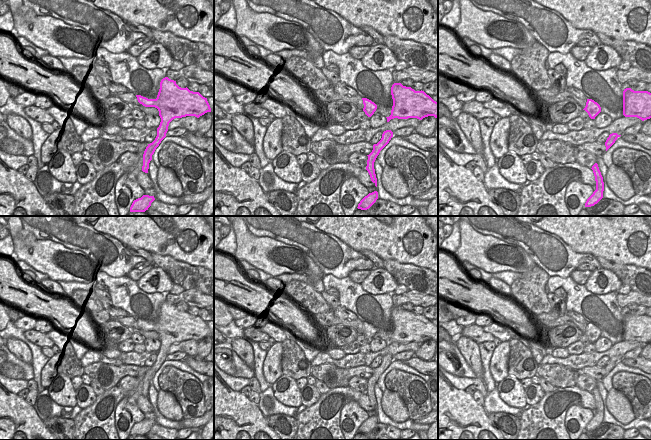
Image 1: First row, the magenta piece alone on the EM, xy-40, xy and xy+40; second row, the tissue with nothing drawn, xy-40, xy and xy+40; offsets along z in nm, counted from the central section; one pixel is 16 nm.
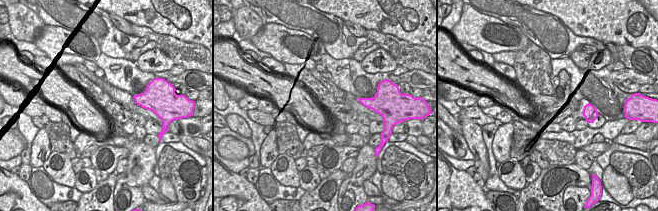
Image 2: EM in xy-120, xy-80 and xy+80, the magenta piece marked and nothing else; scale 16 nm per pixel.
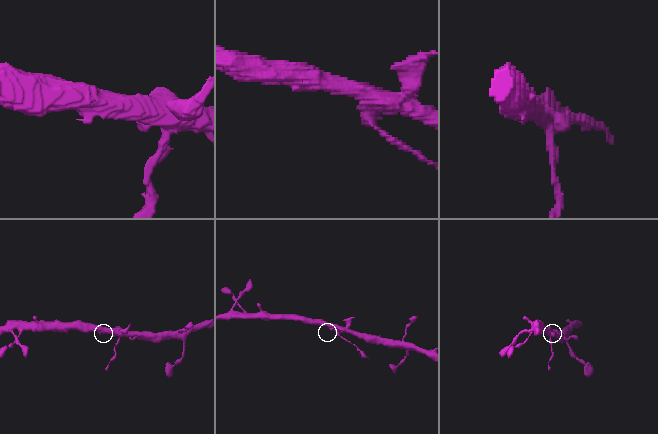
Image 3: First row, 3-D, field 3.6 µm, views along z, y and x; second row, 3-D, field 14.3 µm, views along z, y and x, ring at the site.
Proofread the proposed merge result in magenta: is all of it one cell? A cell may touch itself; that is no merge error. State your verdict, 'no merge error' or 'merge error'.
no merge error

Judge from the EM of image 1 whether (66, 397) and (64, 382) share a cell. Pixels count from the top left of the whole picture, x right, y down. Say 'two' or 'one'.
one

